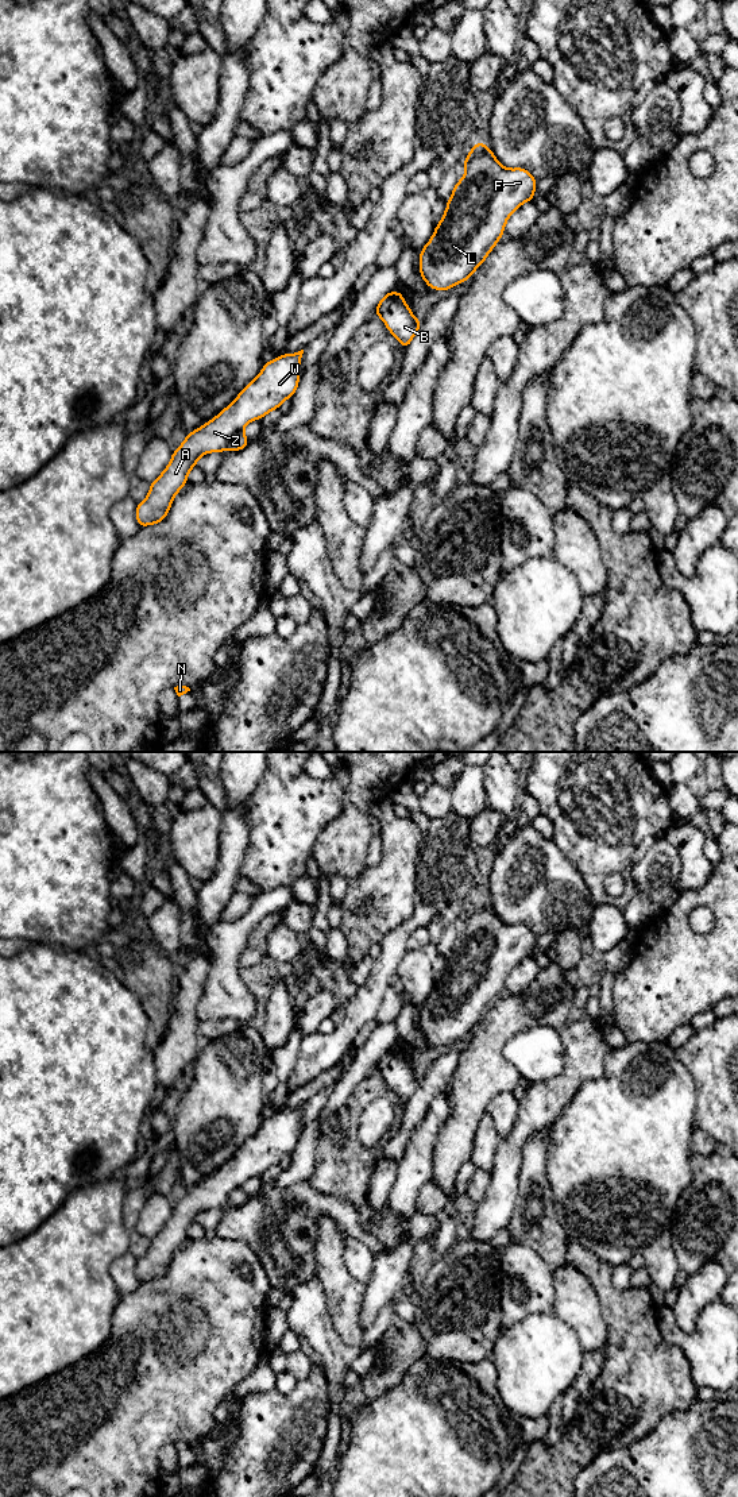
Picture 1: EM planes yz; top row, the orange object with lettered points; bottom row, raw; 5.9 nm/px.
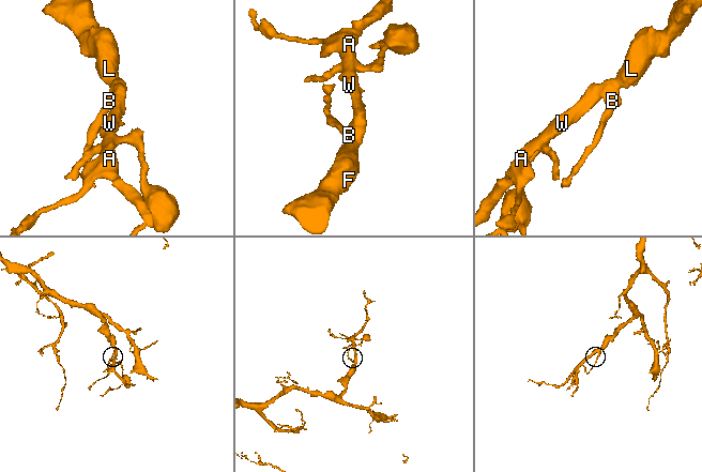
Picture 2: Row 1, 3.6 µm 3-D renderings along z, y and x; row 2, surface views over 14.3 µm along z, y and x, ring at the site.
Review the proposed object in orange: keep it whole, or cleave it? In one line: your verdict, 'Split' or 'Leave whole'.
Split

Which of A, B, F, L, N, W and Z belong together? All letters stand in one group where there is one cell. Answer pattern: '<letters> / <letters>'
A B F L W Z / N

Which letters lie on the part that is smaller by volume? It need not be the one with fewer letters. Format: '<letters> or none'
N

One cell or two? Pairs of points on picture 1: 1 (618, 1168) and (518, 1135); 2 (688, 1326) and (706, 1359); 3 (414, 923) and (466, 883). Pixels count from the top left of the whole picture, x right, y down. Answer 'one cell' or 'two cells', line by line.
1: two cells
2: two cells
3: one cell

